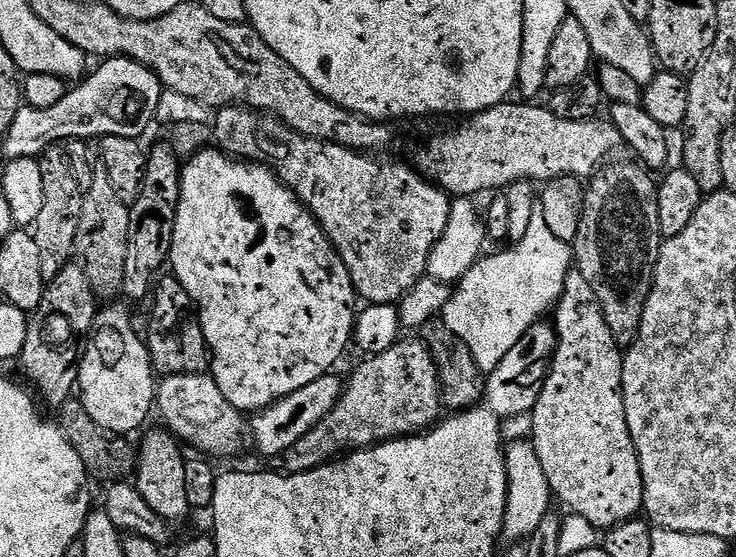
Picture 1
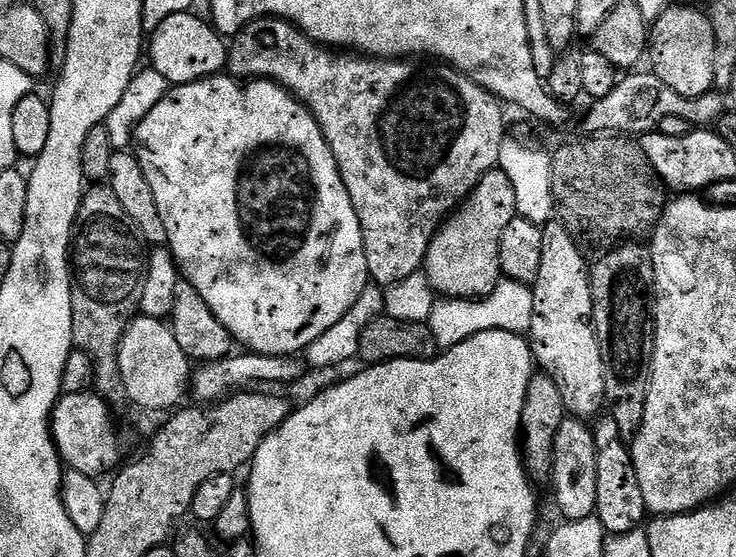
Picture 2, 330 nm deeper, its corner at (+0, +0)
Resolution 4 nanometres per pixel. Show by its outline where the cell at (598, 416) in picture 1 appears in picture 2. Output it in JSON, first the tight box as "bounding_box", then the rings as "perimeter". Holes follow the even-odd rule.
{"bounding_box":[527,222,606,418],"perimeter":[[[549,222],[543,225],[543,229],[542,266],[538,266],[538,278],[531,287],[534,314],[527,333],[532,358],[550,378],[554,378],[558,391],[562,393],[565,409],[573,417],[596,418],[606,404],[606,378],[602,350],[598,346],[596,327],[592,324],[590,264],[584,261],[585,253],[568,233],[566,226]]]}

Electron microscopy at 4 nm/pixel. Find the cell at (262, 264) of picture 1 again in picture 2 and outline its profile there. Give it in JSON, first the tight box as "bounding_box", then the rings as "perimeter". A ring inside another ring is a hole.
{"bounding_box":[134,74,370,357],"perimeter":[[[219,74],[205,76],[189,84],[175,85],[135,127],[134,151],[146,174],[146,182],[150,182],[150,190],[154,190],[154,202],[158,202],[158,214],[168,235],[166,248],[176,261],[179,275],[187,284],[194,286],[194,290],[198,290],[202,298],[206,298],[206,306],[214,310],[218,322],[222,322],[226,330],[230,330],[233,341],[239,347],[241,344],[241,349],[257,352],[260,356],[295,357],[303,353],[326,330],[343,319],[358,301],[364,288],[370,284],[362,226],[358,222],[358,214],[354,214],[350,194],[340,177],[338,162],[334,162],[334,154],[318,122],[313,118],[312,111],[300,103],[287,88],[280,87],[273,80],[253,78],[243,84],[231,75]]]}

